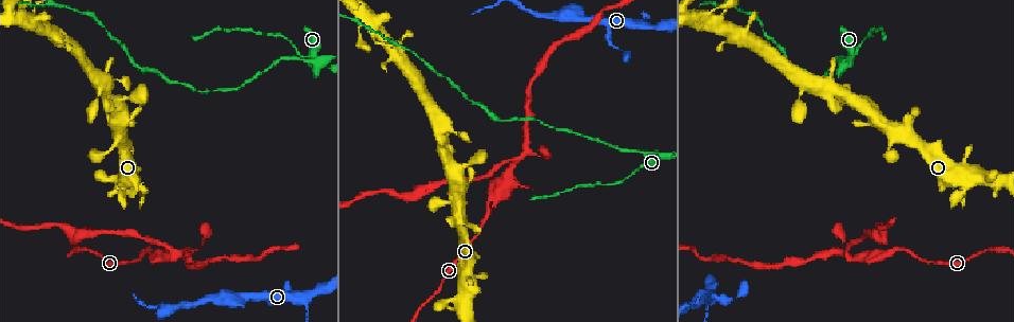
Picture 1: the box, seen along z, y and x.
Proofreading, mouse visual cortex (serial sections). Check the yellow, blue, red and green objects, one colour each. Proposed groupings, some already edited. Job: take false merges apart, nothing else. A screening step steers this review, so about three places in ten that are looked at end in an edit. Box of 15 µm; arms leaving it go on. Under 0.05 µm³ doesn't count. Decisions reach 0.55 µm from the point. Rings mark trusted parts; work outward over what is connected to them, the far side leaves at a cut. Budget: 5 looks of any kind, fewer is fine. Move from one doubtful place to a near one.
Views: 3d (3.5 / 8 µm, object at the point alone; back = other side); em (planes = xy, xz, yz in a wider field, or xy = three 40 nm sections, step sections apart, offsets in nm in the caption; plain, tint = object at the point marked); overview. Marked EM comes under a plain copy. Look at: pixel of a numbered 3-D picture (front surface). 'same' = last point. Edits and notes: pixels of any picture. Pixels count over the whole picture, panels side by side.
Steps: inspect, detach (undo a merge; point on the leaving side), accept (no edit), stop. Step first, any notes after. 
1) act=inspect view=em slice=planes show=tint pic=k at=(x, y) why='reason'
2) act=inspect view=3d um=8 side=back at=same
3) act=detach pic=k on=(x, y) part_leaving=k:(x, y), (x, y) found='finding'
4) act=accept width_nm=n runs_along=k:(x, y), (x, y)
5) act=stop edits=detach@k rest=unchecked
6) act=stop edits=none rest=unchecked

act=inspect view=3d um=8 pic=1 at=(518, 162) why='two arms in line, one across'

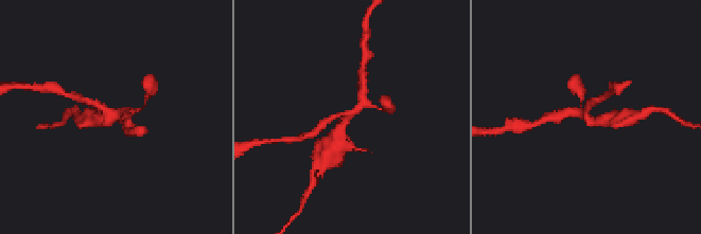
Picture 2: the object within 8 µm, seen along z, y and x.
act=inspect view=3d um=3.5 side=back pic=2 at=(110, 117)

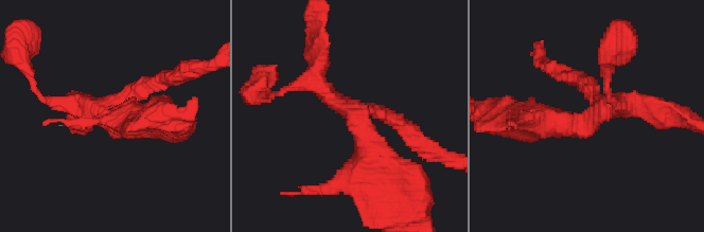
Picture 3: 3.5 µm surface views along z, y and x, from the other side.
act=inspect view=em slice=xy step=3 show=tint pic=3 at=(593, 118) arms=3 arm_widths_nm=200,300,400

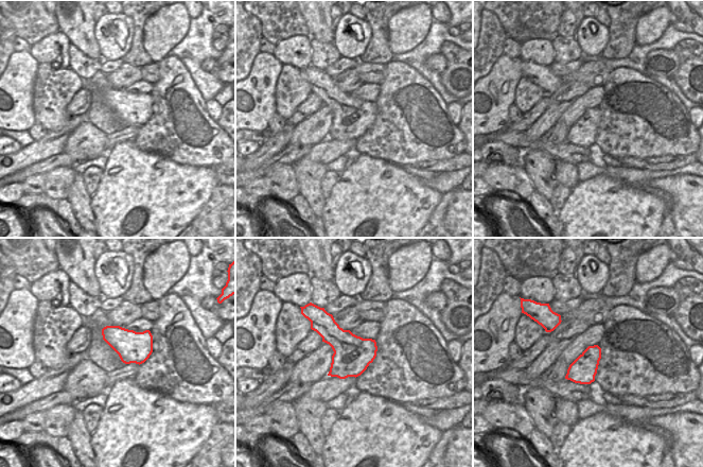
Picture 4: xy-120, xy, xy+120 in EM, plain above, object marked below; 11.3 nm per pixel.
act=accept width_nm=440 runs_along=3:(373, 168), (354, 117), (315, 82), (318, 57) found='one cell here'

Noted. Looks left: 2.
act=inspect view=em slice=xy step=3 show=tint pic=1 at=(967, 182) why='four-way junction'

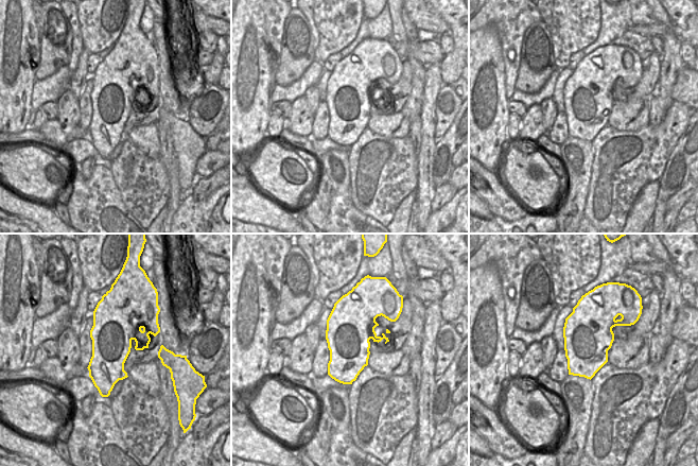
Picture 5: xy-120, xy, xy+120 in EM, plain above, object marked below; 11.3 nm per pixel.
act=inspect view=3d um=3.5 at=same

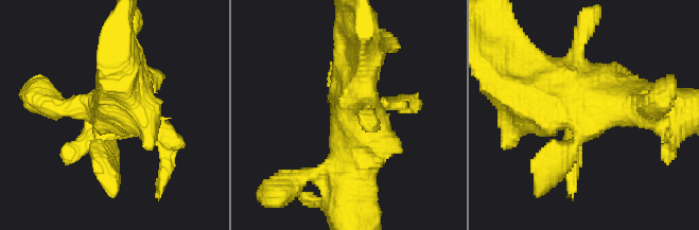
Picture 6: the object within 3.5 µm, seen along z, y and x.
act=accept found='continuous, no second cell'

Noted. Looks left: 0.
act=stop edits=none rest=unchecked

